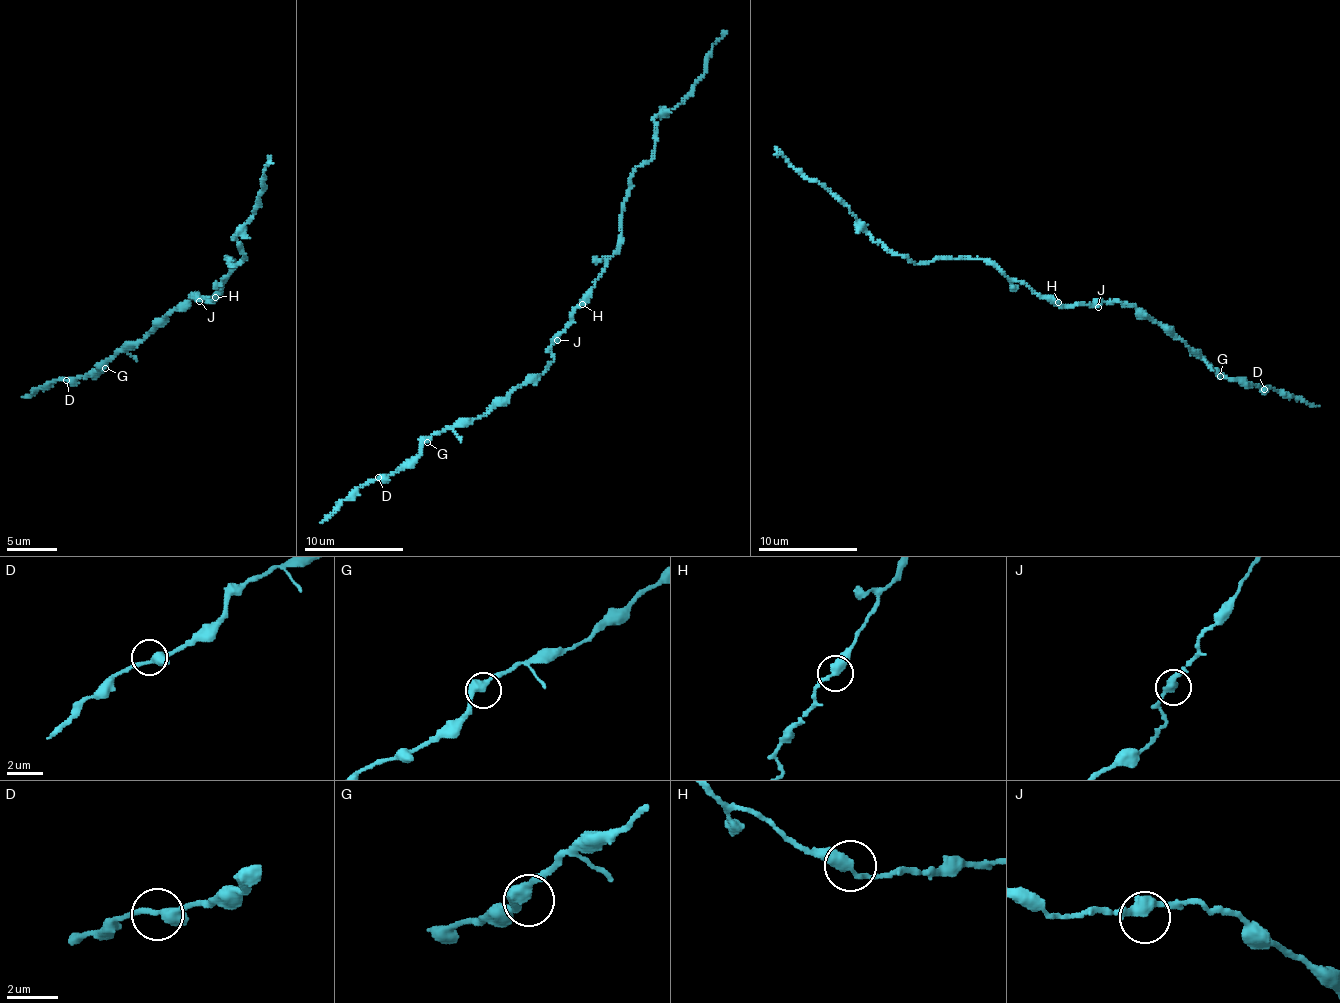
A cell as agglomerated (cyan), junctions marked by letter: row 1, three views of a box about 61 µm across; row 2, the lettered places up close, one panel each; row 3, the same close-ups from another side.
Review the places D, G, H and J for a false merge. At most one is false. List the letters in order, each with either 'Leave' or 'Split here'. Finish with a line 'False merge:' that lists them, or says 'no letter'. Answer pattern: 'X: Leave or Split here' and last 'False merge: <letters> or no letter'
D: Leave
G: Leave
H: Leave
J: Leave
False merge: no letter

